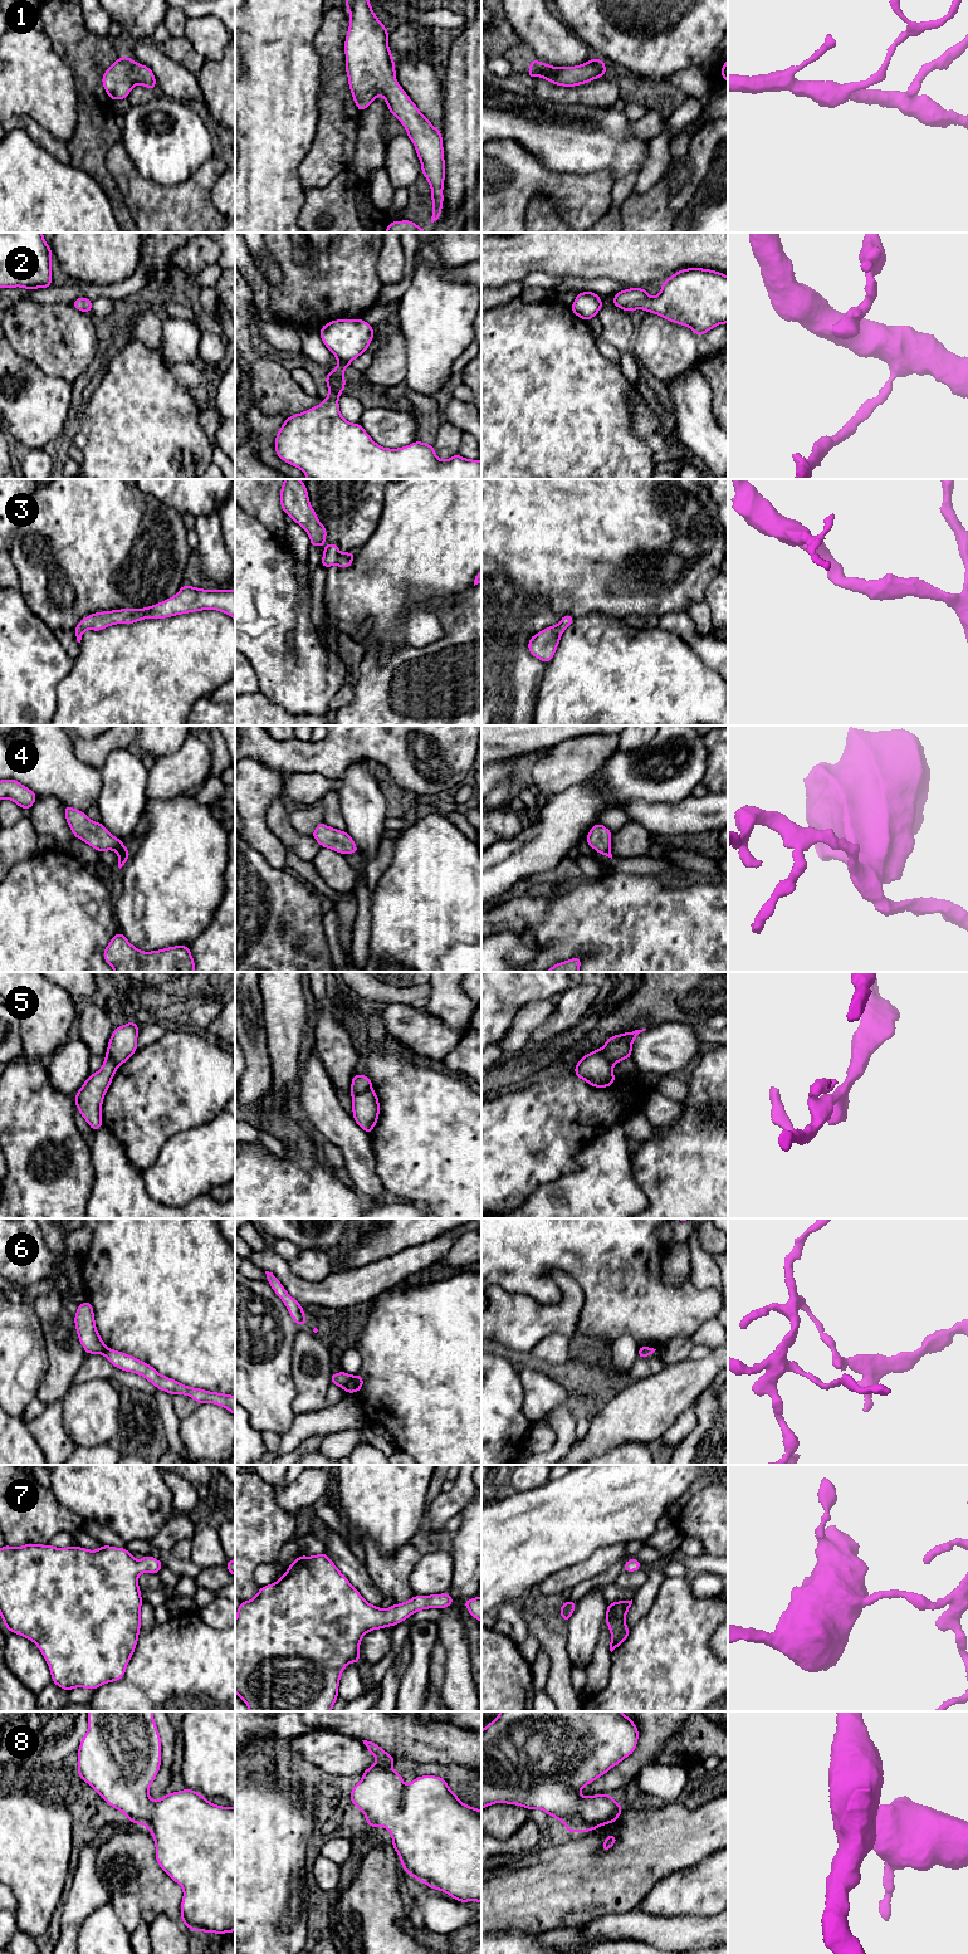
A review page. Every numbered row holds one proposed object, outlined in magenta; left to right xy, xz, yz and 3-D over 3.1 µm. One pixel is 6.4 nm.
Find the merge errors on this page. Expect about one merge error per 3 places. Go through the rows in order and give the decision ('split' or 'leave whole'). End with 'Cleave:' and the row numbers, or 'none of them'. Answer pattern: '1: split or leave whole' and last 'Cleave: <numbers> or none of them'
1: leave whole
2: leave whole
3: leave whole
4: leave whole
5: split
6: split
7: leave whole
8: leave whole
Cleave: 5, 6

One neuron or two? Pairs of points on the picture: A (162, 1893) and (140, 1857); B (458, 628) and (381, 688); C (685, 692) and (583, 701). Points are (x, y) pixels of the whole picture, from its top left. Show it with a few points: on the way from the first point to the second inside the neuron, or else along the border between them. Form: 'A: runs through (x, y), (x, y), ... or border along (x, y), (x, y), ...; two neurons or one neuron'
A: runs through (154, 1884), (142, 1872), (140, 1866); one neuron
B: runs through (444, 649), (411, 682), (402, 687); one neuron
C: runs through (660, 701), (609, 701); one neuron

